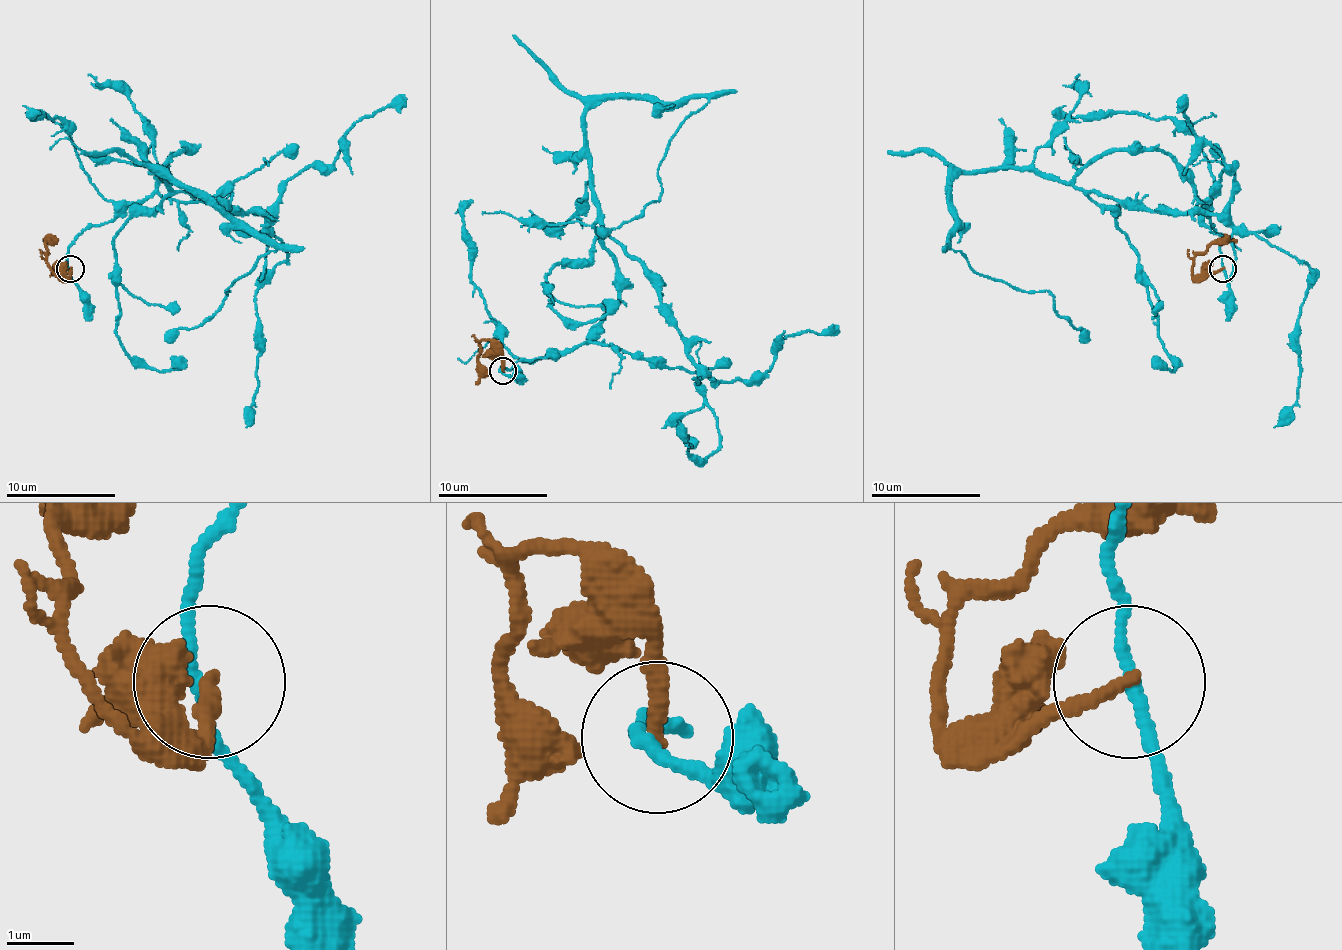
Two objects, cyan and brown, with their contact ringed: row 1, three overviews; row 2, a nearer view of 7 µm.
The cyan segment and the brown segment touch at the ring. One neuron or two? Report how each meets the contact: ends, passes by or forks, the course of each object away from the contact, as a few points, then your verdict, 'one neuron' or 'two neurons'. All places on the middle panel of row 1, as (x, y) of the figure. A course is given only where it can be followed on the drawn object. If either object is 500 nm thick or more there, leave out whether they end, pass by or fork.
cyan passes by; brown ends; course cyan (502, 370), (570, 353), (617, 301), (584, 115), (609, 99), (707, 99), (669, 142), (661, 197), (598, 233); course brown (502, 370), (502, 356), (491, 342), (483, 339), (475, 383); two neurons

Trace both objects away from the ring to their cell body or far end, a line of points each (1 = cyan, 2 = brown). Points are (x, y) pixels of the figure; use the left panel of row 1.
1: (69, 269), (78, 236), (138, 206), (184, 149), (165, 181), (152, 173), (275, 247), (204, 324), (165, 340)
2: (69, 269), (59, 277), (50, 266), (42, 242)

